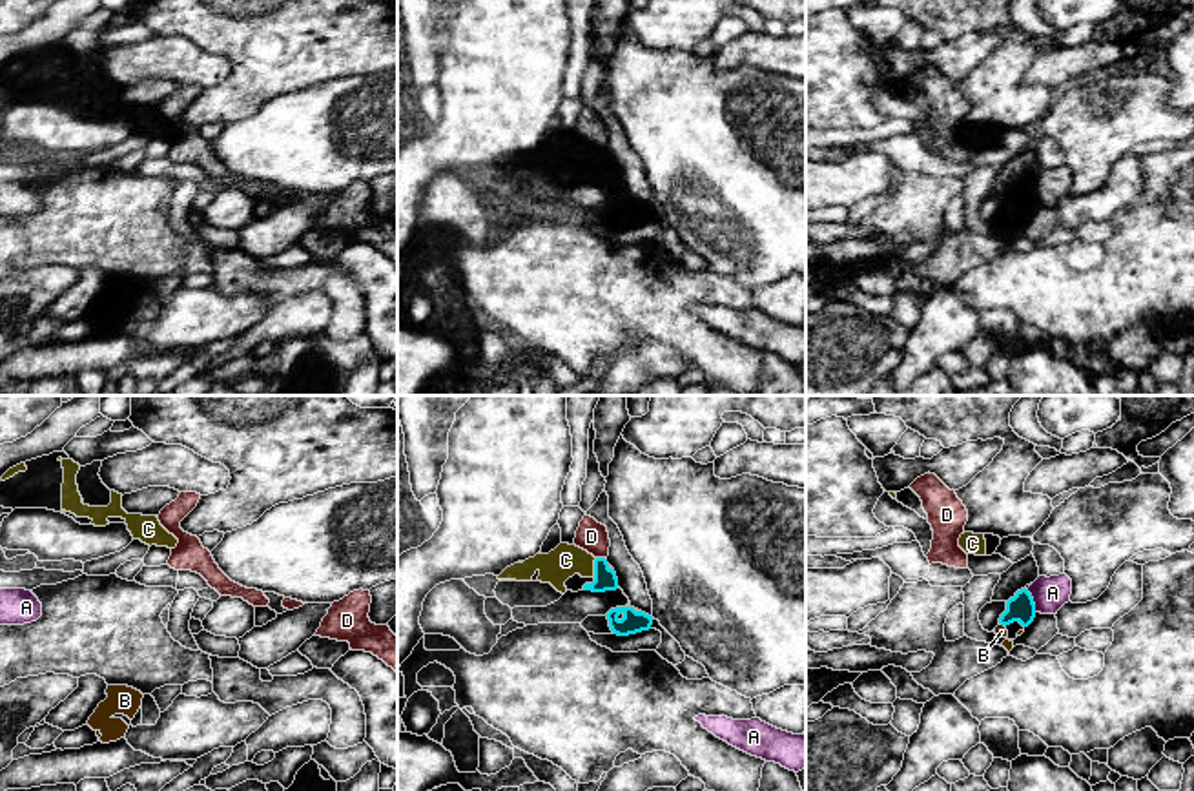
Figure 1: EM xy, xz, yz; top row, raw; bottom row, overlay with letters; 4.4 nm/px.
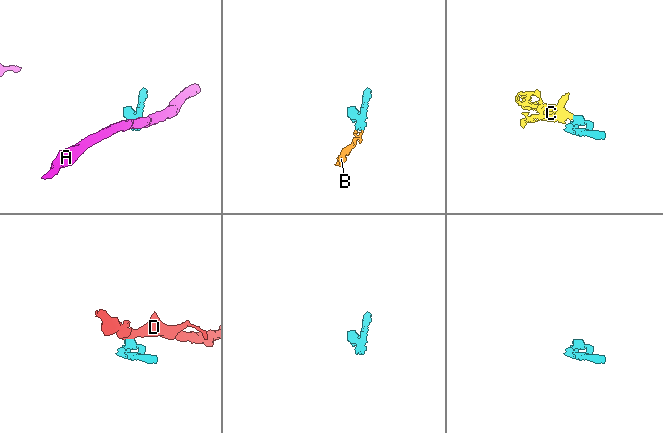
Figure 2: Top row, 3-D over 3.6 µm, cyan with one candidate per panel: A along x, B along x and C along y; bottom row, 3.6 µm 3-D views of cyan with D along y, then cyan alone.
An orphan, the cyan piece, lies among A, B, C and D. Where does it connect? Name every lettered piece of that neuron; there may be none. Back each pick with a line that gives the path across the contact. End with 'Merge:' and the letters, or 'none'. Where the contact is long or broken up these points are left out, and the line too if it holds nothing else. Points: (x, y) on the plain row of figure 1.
B: runs through yz (1021, 199), (1003, 215), (1001, 223)
C: runs through xz (606, 170), (595, 159), (566, 152)
Merge: B, C

